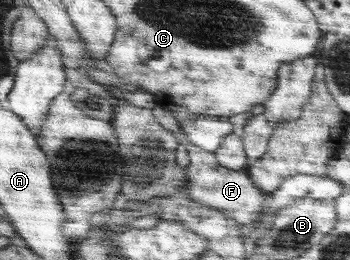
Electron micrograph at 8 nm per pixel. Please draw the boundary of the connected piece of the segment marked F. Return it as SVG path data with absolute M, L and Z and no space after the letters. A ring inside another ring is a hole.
M156 103L154 108L151 109L151 113L153 113L160 125L173 132L178 144L183 144L188 152L190 164L184 168L186 170L186 178L188 179L183 189L186 190L191 200L203 206L216 208L225 217L231 218L240 225L253 224L253 222L257 222L261 218L261 214L265 210L265 194L261 192L261 187L257 188L254 185L253 179L246 170L229 170L227 167L219 164L214 152L191 144L183 130L181 130L179 122L161 104Z

